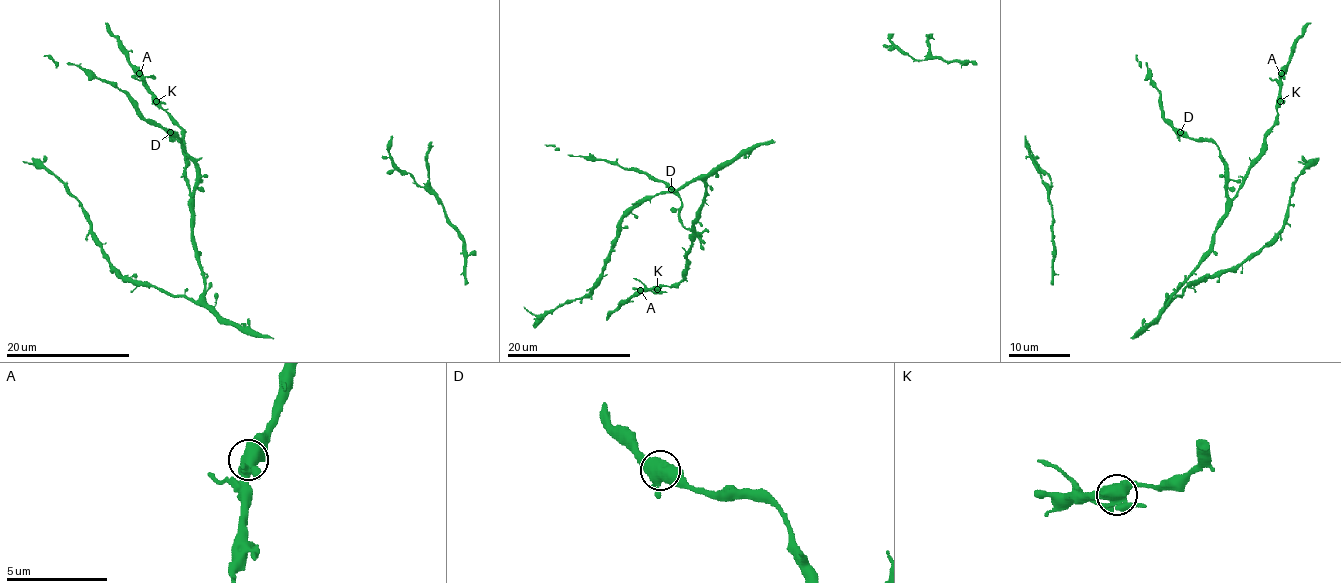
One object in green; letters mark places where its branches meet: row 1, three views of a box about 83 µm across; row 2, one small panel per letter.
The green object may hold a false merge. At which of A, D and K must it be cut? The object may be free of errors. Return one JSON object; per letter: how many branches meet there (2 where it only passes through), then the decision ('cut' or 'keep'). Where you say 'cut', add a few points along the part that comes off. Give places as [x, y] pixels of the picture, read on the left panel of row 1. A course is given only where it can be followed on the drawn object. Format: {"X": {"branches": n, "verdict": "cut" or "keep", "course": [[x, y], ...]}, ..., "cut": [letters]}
{"A": {"branches": 4, "verdict": "keep"}, "D": {"branches": 4, "verdict": "keep"}, "K": {"branches": 3, "verdict": "keep"}, "cut": []}

